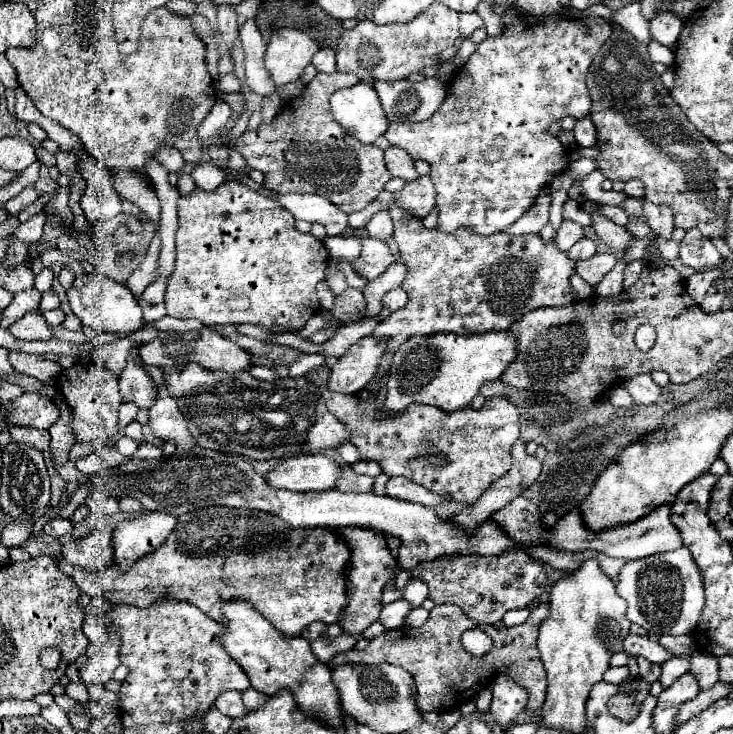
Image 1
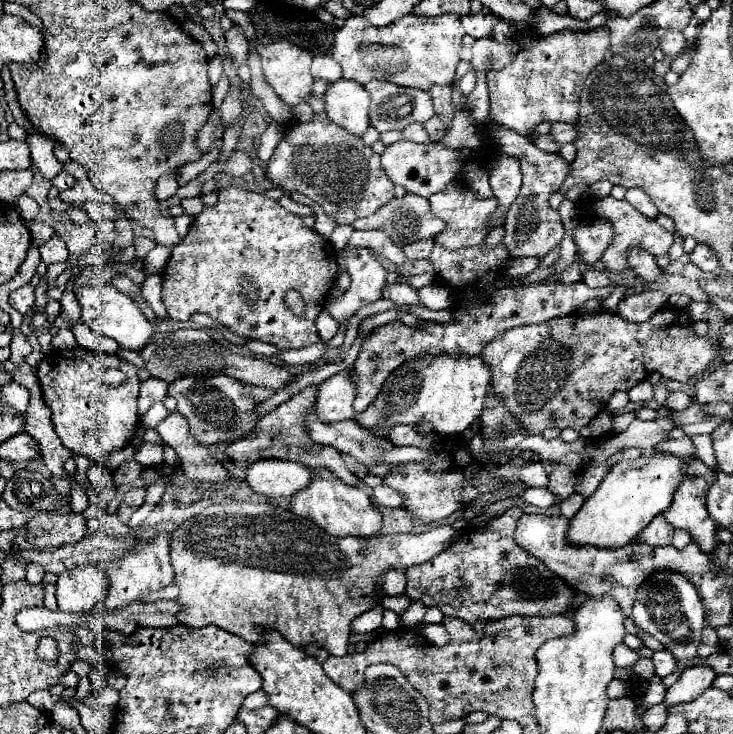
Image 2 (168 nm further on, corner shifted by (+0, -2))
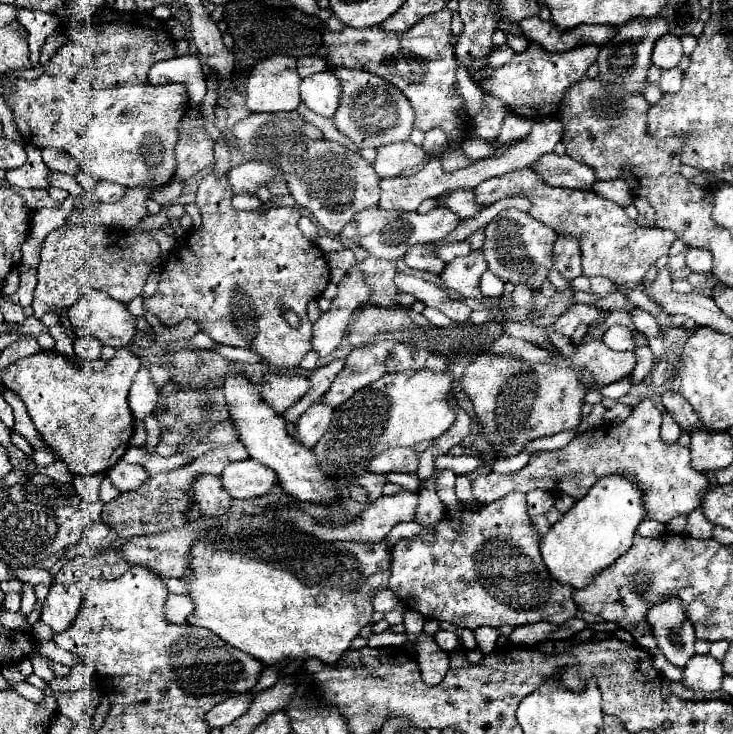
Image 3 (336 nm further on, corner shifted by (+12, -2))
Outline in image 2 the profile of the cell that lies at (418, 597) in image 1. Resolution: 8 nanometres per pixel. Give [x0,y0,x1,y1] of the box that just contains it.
[400,601,426,629]

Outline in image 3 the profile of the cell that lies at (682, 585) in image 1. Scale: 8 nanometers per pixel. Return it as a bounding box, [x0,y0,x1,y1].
[648,599,694,669]

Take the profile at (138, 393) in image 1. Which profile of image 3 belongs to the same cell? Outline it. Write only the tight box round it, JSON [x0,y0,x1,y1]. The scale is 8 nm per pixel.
[68,291,136,349]

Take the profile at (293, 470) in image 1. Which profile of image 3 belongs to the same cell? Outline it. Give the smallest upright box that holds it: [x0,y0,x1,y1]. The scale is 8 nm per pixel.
[220,459,276,499]

